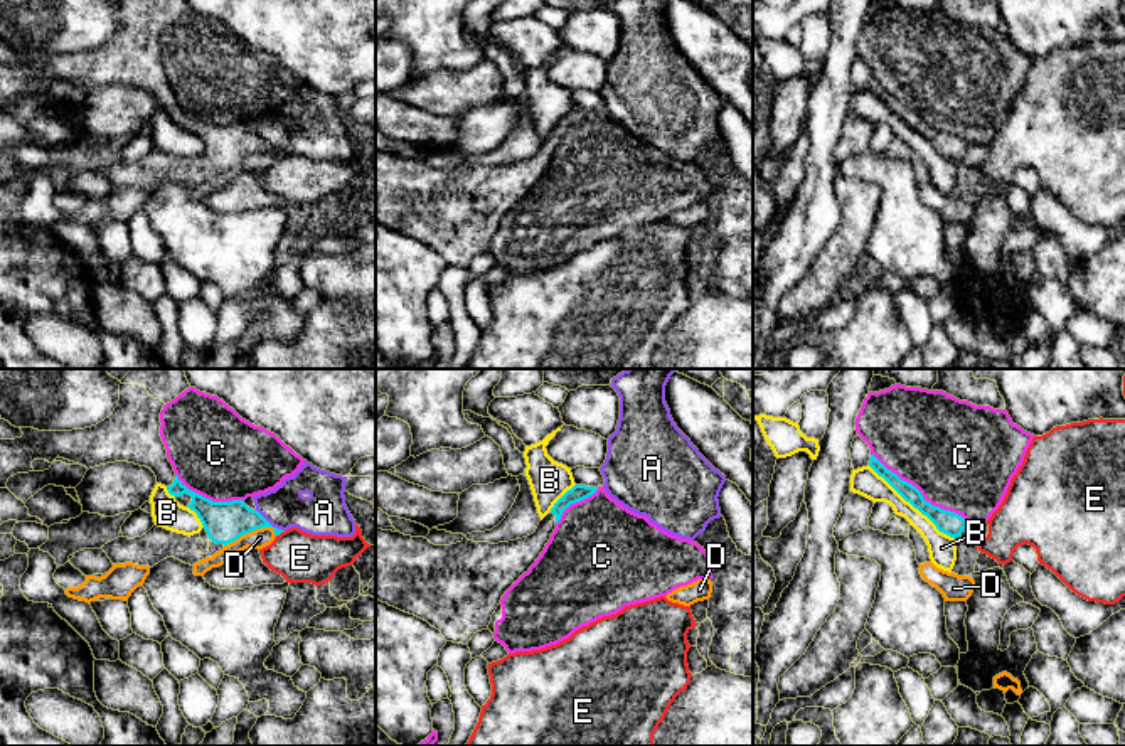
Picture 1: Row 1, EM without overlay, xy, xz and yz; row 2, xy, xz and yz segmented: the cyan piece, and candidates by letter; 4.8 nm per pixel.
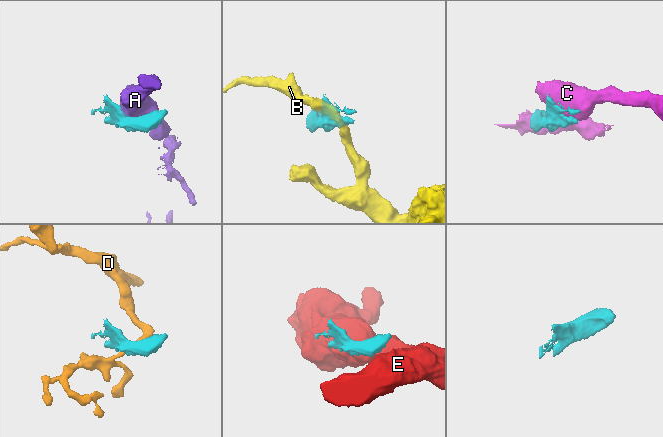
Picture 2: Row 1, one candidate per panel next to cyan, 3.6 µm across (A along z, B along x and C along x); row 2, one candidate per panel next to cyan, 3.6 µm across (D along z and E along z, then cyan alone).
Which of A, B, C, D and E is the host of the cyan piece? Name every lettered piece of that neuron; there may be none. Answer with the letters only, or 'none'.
C

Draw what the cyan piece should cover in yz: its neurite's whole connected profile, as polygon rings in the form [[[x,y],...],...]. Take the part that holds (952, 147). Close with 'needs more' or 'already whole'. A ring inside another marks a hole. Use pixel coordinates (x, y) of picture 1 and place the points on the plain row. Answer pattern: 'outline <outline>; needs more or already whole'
outline [[[901,7],[867,17],[856,54],[871,71],[869,89],[953,162],[968,145],[987,145],[999,131],[1034,61],[1005,32]]]; needs more

